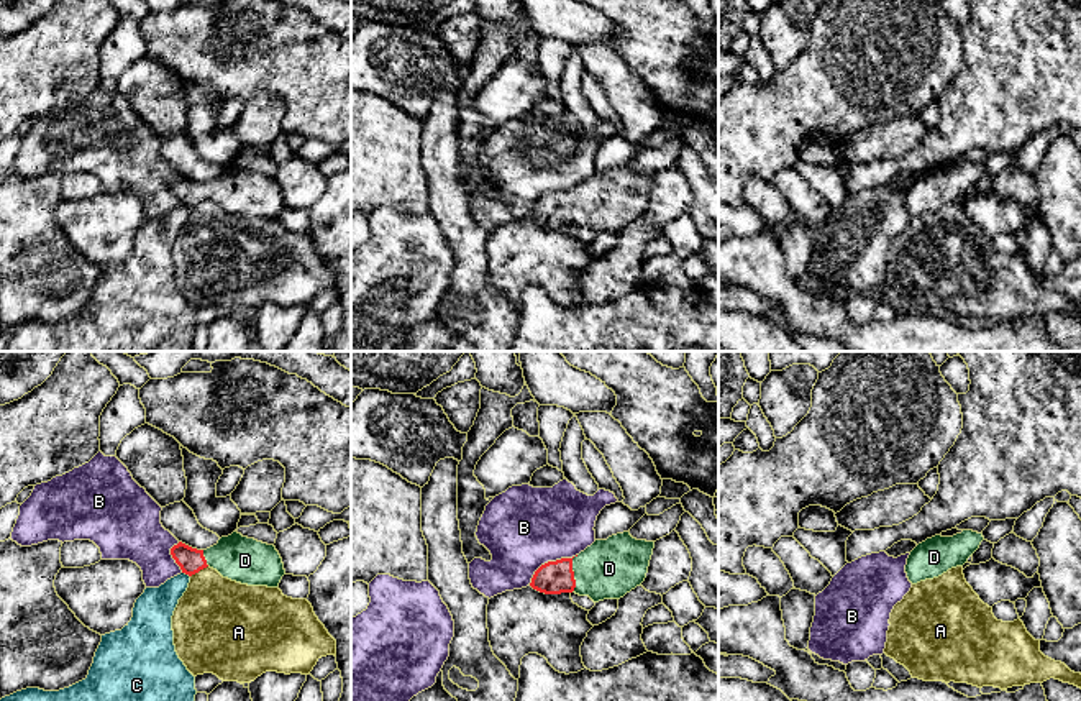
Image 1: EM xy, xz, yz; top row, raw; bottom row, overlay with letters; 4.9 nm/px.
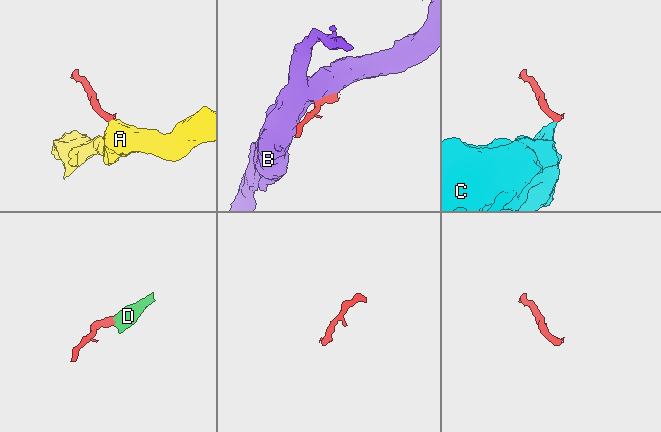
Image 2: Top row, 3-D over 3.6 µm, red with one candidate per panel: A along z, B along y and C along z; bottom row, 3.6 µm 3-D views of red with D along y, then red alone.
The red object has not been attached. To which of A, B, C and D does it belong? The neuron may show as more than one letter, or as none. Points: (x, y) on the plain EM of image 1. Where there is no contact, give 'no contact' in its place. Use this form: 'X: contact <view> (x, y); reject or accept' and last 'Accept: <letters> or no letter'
A: contact xy (199, 202); reject
B: contact xz (548, 194); reject
C: contact xy (186, 206); reject
D: contact xz (573, 206); accept
Accept: D

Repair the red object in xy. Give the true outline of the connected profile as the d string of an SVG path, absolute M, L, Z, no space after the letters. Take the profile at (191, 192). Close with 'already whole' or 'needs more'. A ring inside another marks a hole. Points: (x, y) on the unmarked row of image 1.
M233 164L207 182L192 181L182 174L171 181L182 205L192 208L210 199L223 210L248 217L277 220L285 207L282 190L274 177L258 174Z | needs more

